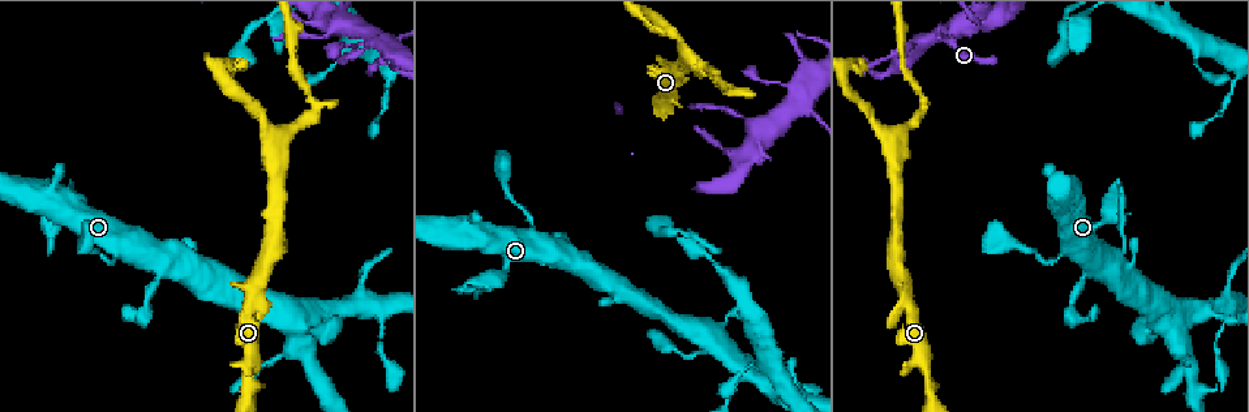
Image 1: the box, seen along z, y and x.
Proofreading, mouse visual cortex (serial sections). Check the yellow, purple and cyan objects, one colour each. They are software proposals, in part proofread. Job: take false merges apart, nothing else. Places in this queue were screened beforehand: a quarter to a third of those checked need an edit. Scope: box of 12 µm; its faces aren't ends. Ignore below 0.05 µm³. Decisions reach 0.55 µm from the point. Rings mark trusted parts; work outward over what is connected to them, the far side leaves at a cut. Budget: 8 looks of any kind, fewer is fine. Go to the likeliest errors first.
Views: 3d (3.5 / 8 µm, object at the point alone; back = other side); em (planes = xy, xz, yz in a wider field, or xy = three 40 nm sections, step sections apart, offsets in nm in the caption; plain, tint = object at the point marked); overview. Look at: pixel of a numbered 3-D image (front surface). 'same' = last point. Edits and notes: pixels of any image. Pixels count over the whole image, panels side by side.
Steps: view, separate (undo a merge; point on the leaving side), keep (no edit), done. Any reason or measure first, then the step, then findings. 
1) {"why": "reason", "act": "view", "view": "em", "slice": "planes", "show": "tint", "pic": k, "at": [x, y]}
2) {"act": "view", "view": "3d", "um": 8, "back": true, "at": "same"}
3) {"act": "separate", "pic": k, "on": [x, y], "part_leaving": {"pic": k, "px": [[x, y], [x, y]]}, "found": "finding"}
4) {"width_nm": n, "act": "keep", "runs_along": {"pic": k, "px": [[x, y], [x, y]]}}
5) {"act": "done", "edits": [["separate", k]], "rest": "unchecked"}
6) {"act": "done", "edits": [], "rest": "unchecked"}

{"why": "abrupt turn", "act": "view", "view": "3d", "um": 3.5, "pic": 1, "at": [734, 90]}

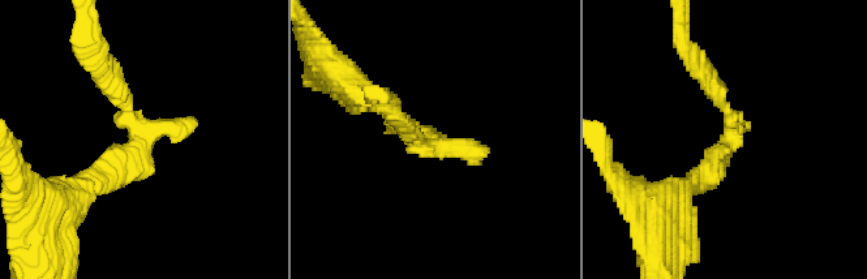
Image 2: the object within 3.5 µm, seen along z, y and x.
{"act": "view", "view": "em", "slice": "xy", "step": 5, "show": "tint", "pic": 2, "at": [138, 137]}

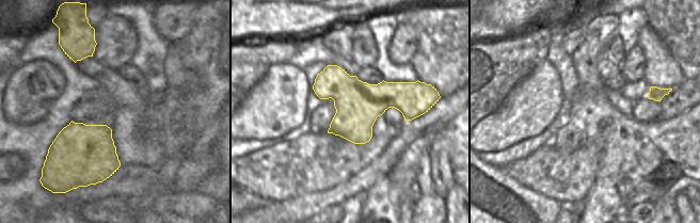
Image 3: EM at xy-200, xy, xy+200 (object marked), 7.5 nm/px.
{"act": "keep", "found": "all the same cell"}

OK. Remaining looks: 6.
{"why": "four or more arms meet", "act": "view", "view": "3d", "um": 3.5, "pic": 1, "at": [741, 157]}

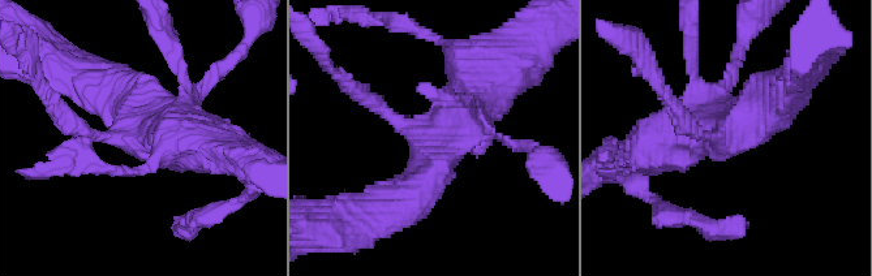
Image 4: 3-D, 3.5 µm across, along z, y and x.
{"arms": 4, "arm_widths_nm": [150, 300, 500, 700], "why": "need the tissue", "act": "view", "view": "em", "slice": "xy", "step": 2, "show": "tint", "pic": 4, "at": [729, 133]}

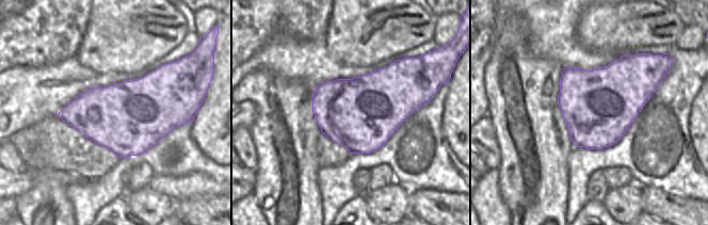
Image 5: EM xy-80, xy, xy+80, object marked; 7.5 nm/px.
{"act": "separate", "pic": 4, "on": [69, 126], "part_leaving": {"pic": 4, "px": [[101, 136], [81, 132], [33, 83]]}, "found": "a second cell is stuck on"}

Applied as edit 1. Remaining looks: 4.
{"act": "view", "view": "overview"}

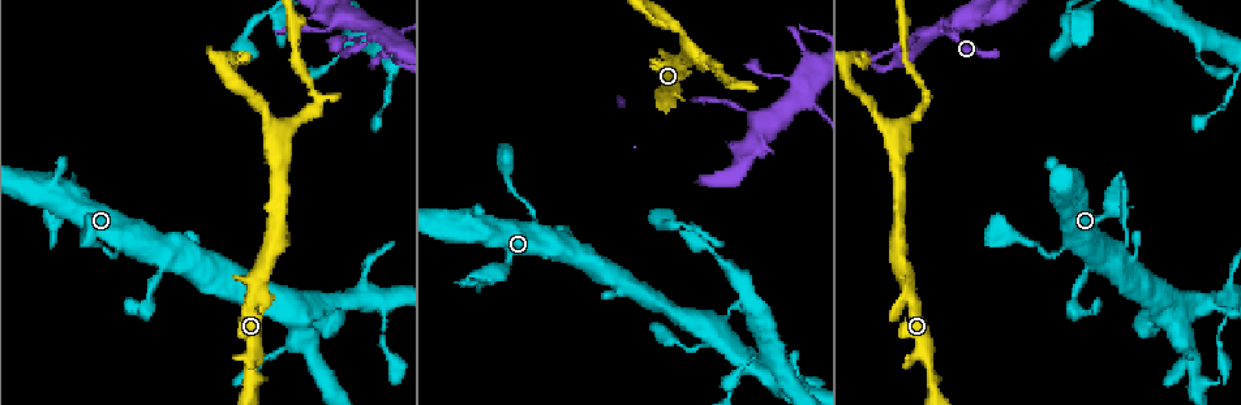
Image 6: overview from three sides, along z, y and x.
{"why": "sharp bend", "act": "view", "view": "3d", "um": 8, "pic": 6, "at": [494, 278]}

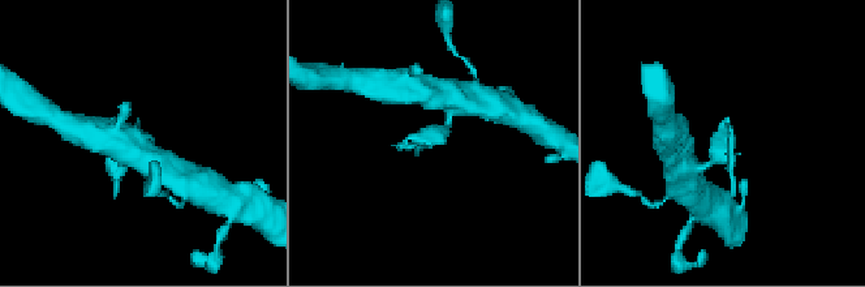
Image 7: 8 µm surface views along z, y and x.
{"why": "need the tissue", "act": "view", "view": "em", "slice": "planes", "show": "tint", "pic": 7, "at": [436, 136]}

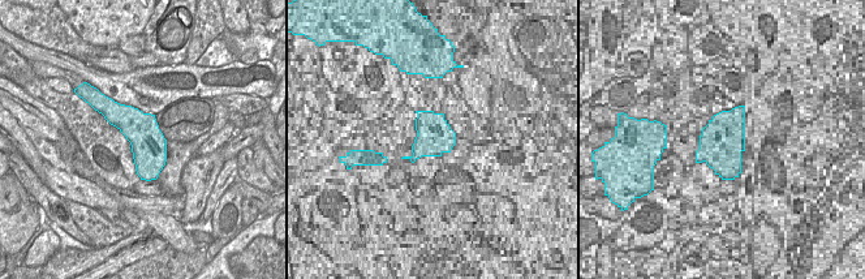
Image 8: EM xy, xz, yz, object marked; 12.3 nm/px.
{"act": "separate", "pic": 7, "on": [120, 171], "found": "a second cell is stuck on"}

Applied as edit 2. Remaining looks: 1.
{"act": "done", "edits": [["separate", 4], ["separate", 7]], "rest": "unchecked"}

